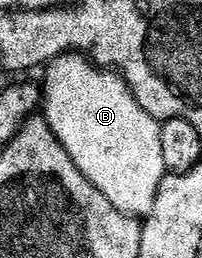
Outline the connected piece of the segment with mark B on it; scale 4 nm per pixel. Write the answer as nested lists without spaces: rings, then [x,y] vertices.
[[[69,51],[48,62],[42,84],[42,113],[54,135],[66,147],[70,159],[124,213],[134,217],[147,218],[148,212],[154,207],[154,199],[158,195],[158,187],[166,176],[162,159],[161,122],[144,110],[143,104],[137,101],[124,78],[115,71],[105,71],[92,64],[83,53]]]

